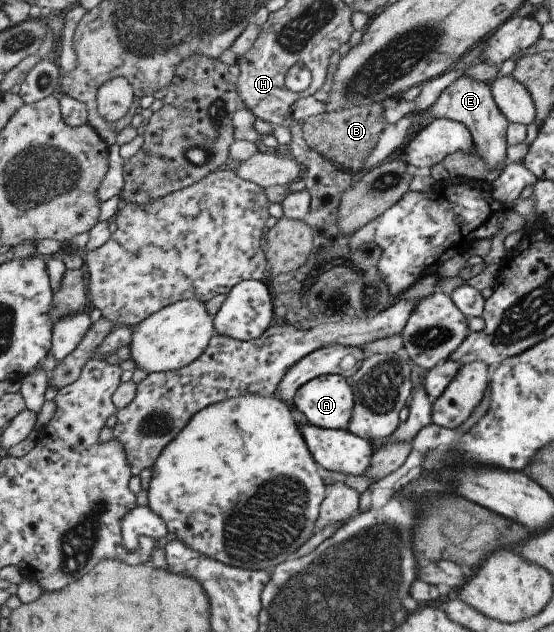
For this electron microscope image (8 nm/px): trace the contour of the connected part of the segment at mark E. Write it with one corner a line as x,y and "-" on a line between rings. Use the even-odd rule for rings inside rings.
467,74
459,76
451,82
440,94
433,105
428,107
428,115
435,118
447,118
464,123
474,137
477,153
481,154
492,168
503,168
507,163
509,119
497,105
492,92
492,83
476,80

